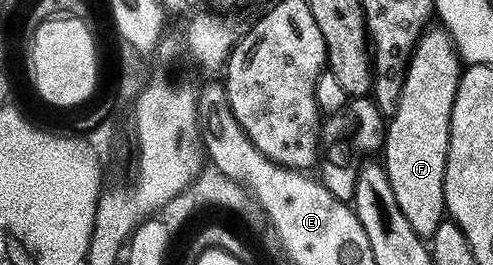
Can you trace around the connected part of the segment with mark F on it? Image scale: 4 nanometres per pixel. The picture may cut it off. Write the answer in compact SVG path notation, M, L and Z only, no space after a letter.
M439 31L438 34L427 32L425 36L419 40L414 46L414 52L408 58L406 66L406 77L402 80L402 94L398 100L396 111L389 118L388 124L384 129L384 152L386 151L386 161L384 160L384 168L388 175L388 183L392 187L392 195L396 195L396 203L400 207L400 212L404 215L404 219L408 219L409 226L412 231L416 231L416 235L423 239L430 238L436 231L436 227L440 227L440 223L447 216L446 200L444 199L444 171L446 170L446 156L448 155L448 139L450 138L450 116L452 115L452 107L456 99L456 91L458 90L458 79L460 76L460 58L447 34Z

